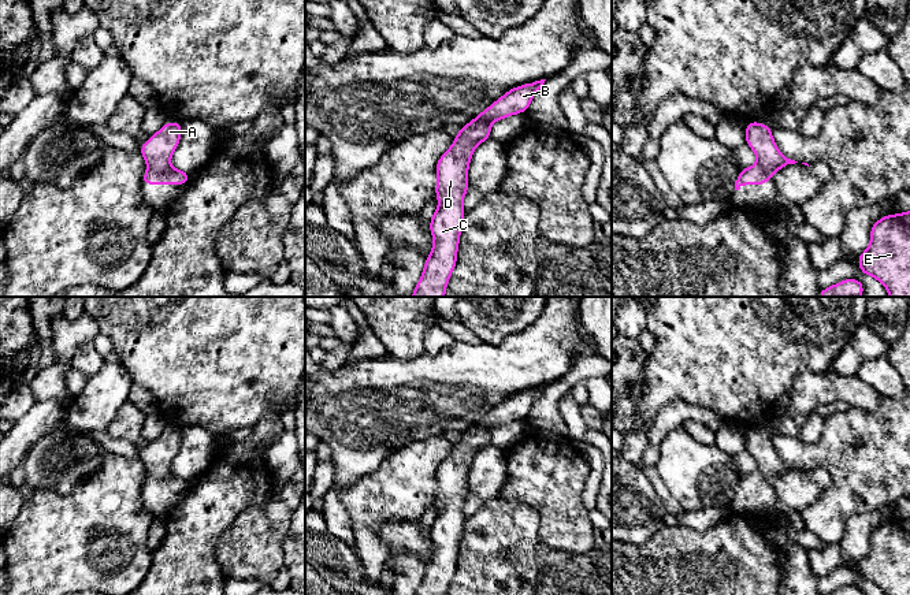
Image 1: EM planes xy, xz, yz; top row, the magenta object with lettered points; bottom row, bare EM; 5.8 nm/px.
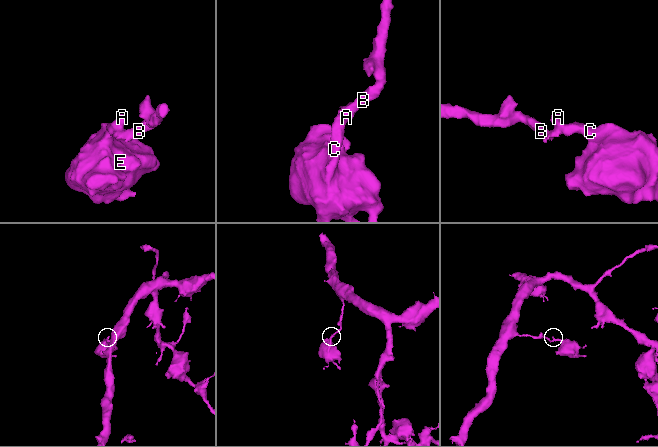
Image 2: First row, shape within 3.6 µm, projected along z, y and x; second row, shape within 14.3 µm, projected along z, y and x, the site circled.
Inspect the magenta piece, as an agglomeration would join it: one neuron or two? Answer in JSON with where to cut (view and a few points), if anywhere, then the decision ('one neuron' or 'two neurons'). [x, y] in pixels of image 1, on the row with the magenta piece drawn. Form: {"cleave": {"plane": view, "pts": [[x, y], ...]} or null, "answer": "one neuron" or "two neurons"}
{"cleave": null, "answer": "one neuron"}

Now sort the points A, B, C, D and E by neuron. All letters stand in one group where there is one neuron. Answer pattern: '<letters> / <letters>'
A B C D E

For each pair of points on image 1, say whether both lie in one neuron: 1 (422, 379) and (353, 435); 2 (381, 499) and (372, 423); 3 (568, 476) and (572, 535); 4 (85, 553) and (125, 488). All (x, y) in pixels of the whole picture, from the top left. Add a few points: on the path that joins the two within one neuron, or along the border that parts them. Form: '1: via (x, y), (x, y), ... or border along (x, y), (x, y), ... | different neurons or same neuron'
1: via (405, 395), (400, 401), (386, 402), (370, 419) | same neuron
2: border along (401, 447), (349, 486) | different neurons
3: via (568, 491), (569, 520) | same neuron
4: via (92, 536), (103, 524), (108, 505) | same neuron

